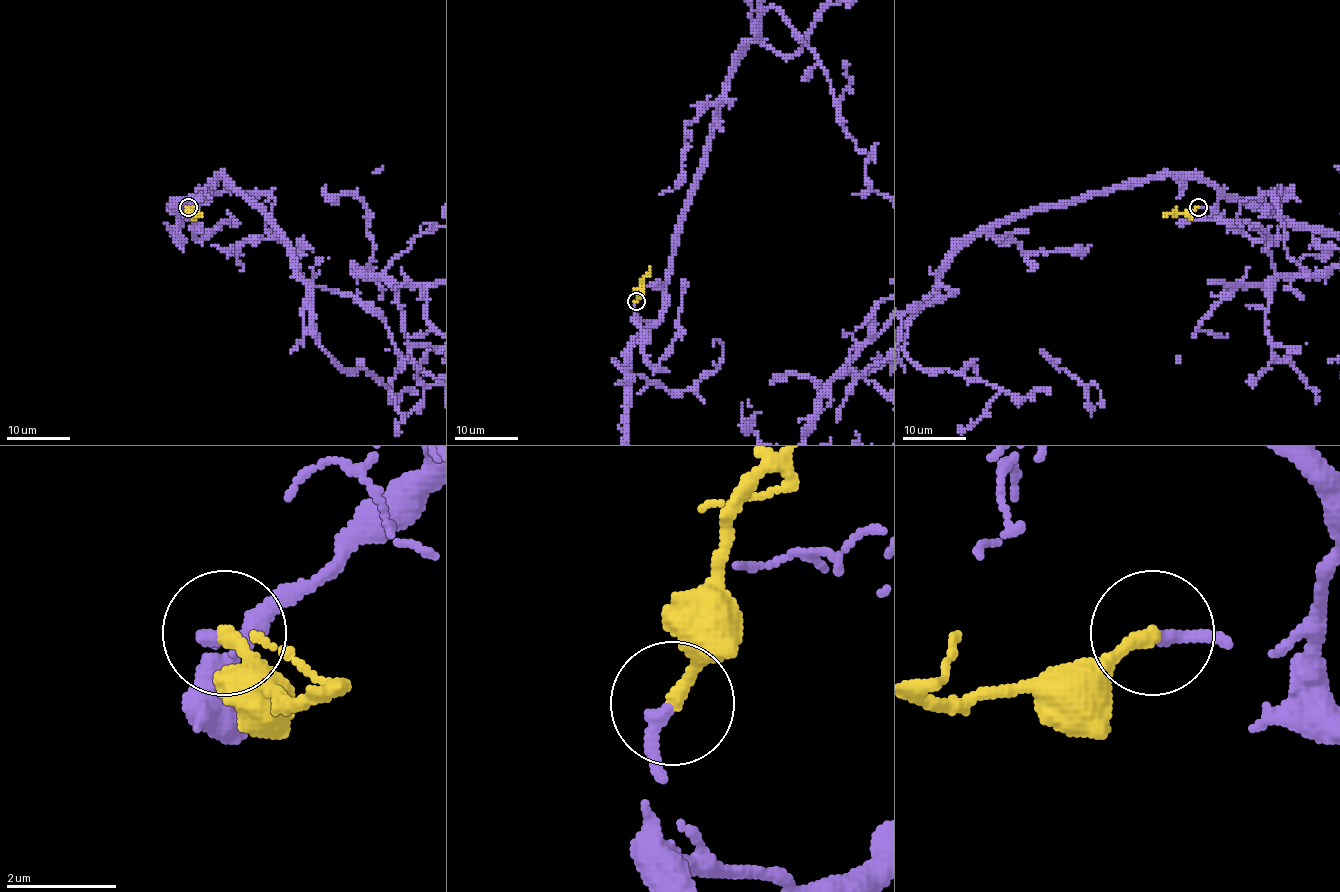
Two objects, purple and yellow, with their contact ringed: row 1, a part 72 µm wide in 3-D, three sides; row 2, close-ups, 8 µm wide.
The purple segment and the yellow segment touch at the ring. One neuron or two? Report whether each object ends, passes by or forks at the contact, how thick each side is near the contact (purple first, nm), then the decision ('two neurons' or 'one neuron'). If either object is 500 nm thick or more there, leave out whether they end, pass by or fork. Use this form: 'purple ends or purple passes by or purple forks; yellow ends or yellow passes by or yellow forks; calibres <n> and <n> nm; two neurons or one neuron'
purple ends; yellow ends; calibres 240 and 240 nm; one neuron

